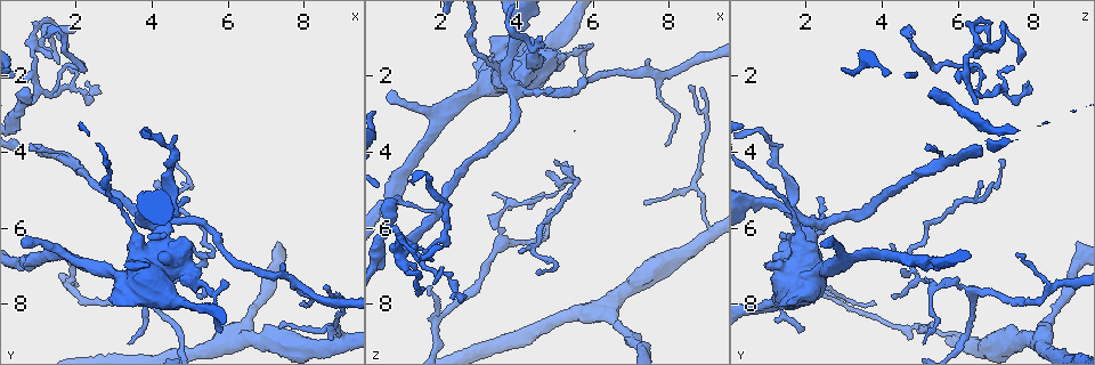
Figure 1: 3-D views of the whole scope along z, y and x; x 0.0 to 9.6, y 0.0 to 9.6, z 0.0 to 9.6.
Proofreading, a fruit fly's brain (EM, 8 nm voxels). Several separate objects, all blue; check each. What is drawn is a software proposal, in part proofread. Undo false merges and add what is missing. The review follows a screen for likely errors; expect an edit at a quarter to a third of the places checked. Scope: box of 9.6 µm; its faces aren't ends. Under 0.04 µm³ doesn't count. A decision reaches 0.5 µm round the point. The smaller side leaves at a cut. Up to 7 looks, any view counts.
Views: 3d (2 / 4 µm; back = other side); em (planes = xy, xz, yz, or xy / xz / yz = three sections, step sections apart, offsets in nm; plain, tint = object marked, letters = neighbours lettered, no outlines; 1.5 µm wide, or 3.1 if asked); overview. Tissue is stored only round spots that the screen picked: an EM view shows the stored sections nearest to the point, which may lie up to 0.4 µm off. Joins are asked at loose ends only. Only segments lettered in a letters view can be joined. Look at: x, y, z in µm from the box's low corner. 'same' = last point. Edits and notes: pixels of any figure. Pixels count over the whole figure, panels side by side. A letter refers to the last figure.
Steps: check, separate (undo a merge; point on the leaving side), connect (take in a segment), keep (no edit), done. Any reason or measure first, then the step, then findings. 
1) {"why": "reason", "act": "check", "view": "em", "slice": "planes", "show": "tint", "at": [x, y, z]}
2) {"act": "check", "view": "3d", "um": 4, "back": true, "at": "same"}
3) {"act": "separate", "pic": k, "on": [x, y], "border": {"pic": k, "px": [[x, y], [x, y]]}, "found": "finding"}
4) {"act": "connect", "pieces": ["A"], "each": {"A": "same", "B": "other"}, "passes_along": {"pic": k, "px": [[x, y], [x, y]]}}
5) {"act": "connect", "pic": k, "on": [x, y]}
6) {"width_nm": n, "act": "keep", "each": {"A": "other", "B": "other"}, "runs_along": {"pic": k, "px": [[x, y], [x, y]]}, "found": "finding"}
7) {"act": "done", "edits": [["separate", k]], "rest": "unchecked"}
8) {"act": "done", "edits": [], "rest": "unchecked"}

{"why": "branch stops here", "act": "check", "view": "3d", "um": 2, "at": [0.85, 3.80, 6.60]}

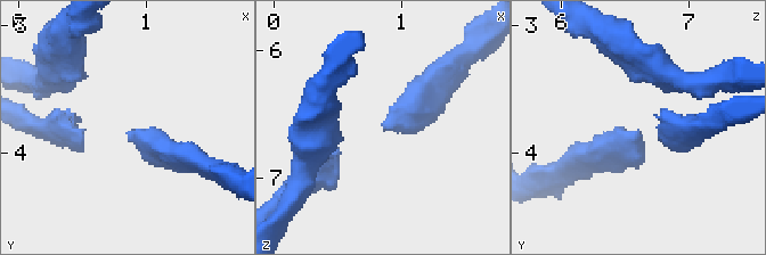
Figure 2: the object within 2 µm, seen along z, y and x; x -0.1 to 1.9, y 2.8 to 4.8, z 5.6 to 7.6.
{"act": "check", "view": "em", "slice": "planes", "show": "tint", "at": [0.82, 3.86, 6.60]}

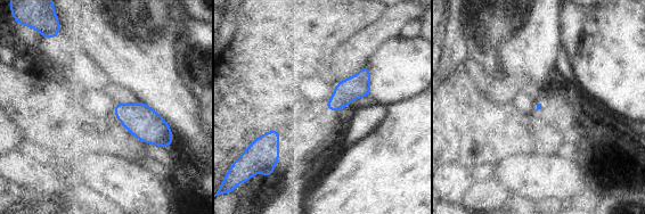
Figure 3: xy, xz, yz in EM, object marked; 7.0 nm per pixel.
{"act": "check", "view": "em", "slice": "planes", "show": "letters", "at": "same"}

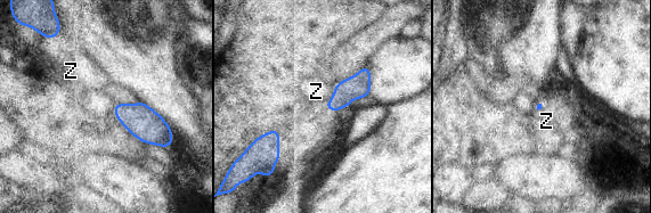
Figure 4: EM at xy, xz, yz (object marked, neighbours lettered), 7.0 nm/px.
{"act": "connect", "pieces": ["Z"], "each": {"Z": "same"}, "passes_along": {"pic": 4, "px": [[357, 87], [333, 95], [316, 91]]}, "found": "it goes on there"}

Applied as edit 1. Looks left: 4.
{"why": "tapers out", "act": "check", "view": "em", "slice": "planes", "show": "letters", "at": [2.00, 0.75, 6.50]}

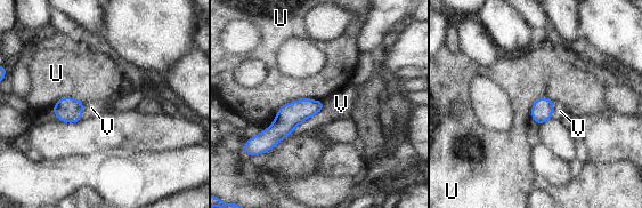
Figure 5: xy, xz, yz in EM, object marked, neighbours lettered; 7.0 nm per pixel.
{"width_nm": 160, "act": "keep", "each": {"U": "other", "V": "other"}, "runs_along": {"pic": 5, "px": [[320, 103], [295, 112], [261, 141]]}, "found": "no lettered segment goes on from it"}

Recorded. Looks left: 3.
{"why": "an open end", "act": "check", "view": "3d", "um": 2, "at": [0.75, 6.50, 2.35]}

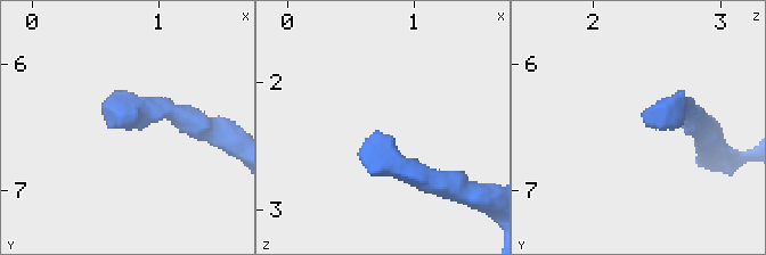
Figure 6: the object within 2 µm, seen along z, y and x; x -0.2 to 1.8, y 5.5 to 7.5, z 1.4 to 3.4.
{"why": "shape alone is not enough", "act": "check", "view": "em", "slice": "xy", "step": 4, "show": "tint", "at": [0.70, 6.46, 2.38]}

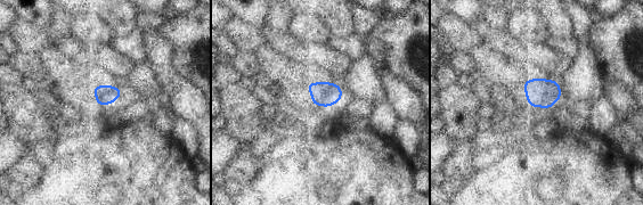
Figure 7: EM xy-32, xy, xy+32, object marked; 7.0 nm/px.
{"act": "check", "view": "em", "slice": "yz", "step": 4, "show": "letters", "at": "same"}

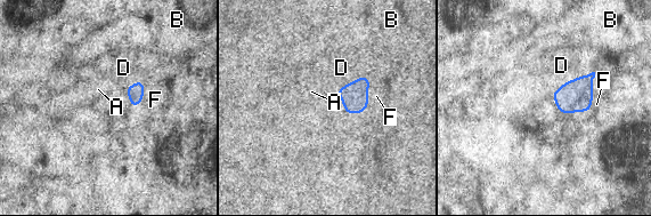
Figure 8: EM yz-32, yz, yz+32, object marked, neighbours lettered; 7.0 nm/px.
{"act": "connect", "pieces": ["A"], "each": {"A": "same", "B": "other", "D": "other", "F": "other"}, "found": "the cell continues"}

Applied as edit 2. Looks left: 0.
{"act": "done", "edits": [["connect", 4], ["connect", 8]], "rest": "unchecked"}

